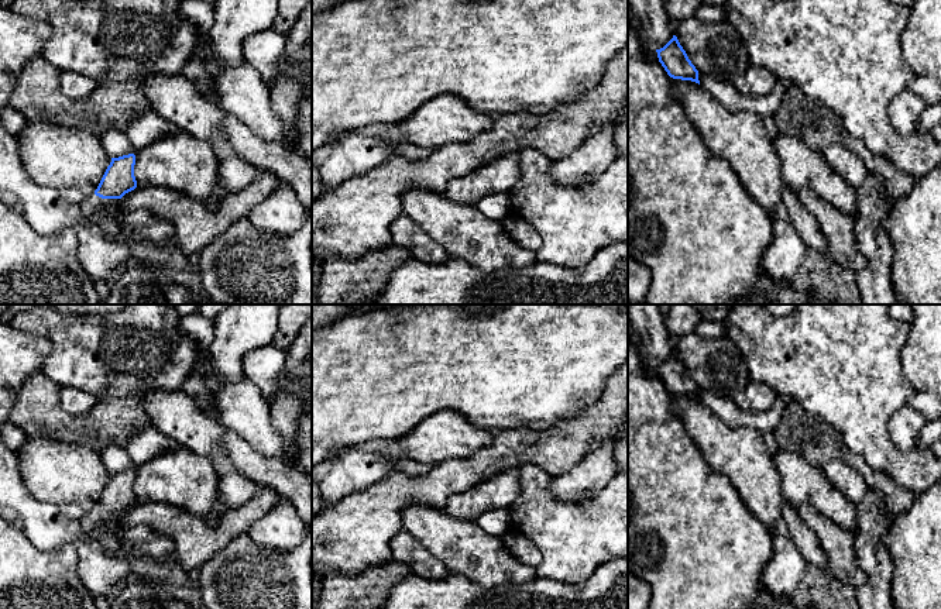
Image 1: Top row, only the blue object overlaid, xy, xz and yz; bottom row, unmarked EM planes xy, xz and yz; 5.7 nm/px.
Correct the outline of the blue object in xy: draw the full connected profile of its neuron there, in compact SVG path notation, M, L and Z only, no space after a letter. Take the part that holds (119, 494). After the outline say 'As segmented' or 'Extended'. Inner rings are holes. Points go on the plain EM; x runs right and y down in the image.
M134 469L111 474L95 510L79 520L85 533L92 534L93 529L103 527L113 515L121 515L137 503L134 481Z. Extended

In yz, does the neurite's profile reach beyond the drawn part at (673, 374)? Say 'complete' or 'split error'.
complete

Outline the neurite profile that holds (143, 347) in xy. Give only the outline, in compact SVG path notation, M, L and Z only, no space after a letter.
M126 304L110 314L63 314L34 306L20 310L10 326L47 337L52 343L52 351L41 367L45 376L100 400L181 389L190 378L202 350L185 331L181 320L175 304Z

